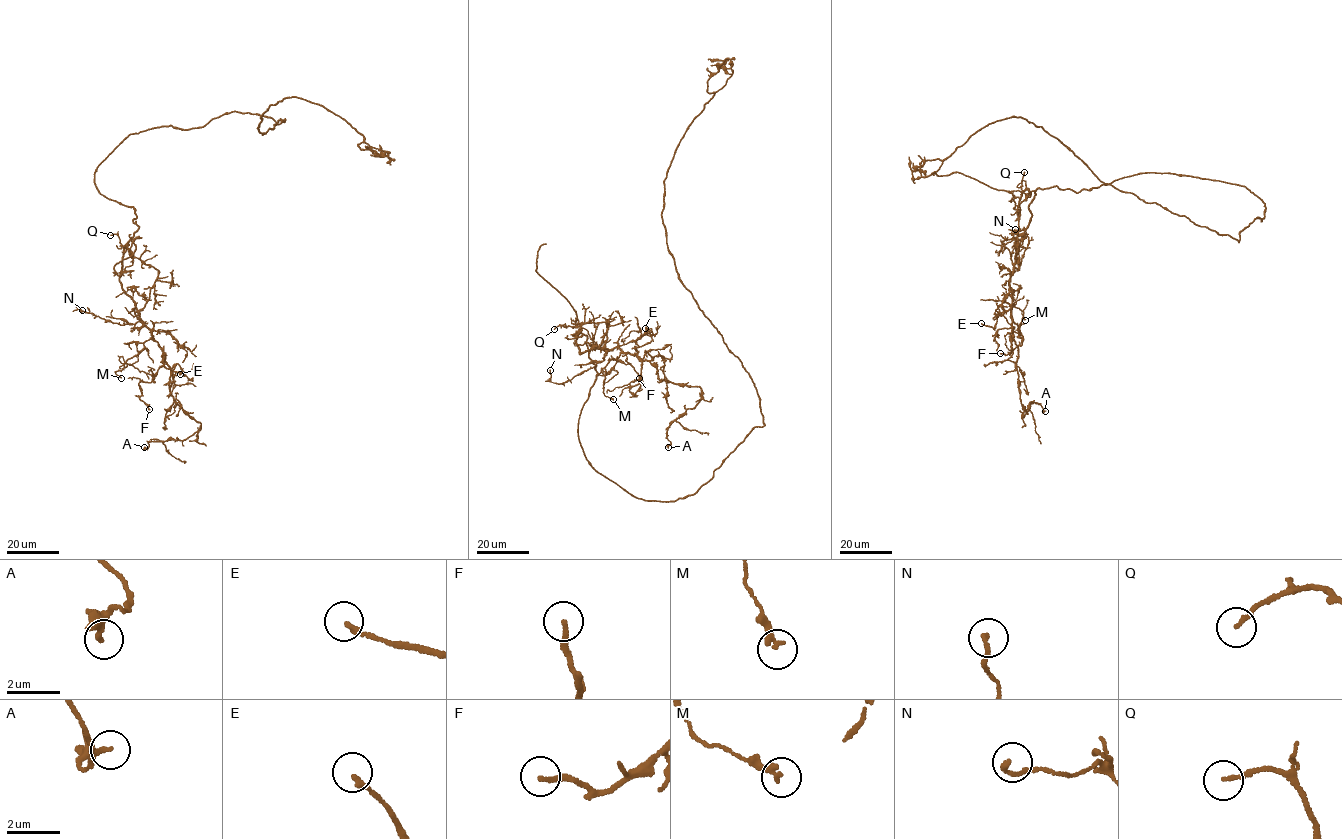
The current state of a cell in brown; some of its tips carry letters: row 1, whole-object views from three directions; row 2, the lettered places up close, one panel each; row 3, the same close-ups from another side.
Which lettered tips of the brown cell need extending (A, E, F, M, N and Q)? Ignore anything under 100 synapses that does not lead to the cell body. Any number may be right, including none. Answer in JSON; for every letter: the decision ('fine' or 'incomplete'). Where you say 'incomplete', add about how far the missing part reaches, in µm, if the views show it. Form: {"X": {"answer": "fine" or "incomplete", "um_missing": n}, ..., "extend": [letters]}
{"A": {"answer": "fine"}, "E": {"answer": "fine"}, "F": {"answer": "fine"}, "M": {"answer": "fine"}, "N": {"answer": "fine"}, "Q": {"answer": "fine"}, "extend": []}

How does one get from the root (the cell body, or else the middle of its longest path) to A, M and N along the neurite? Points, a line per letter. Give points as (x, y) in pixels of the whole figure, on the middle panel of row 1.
A: (662, 501), (585, 456), (597, 371), (580, 332), (580, 354), (618, 347), (700, 387), (668, 447)
M: (662, 501), (585, 456), (597, 371), (580, 332), (580, 354), (620, 349), (603, 367), (613, 399)
N: (662, 501), (604, 476), (579, 441), (597, 371), (575, 340), (605, 350), (564, 382), (550, 370)

